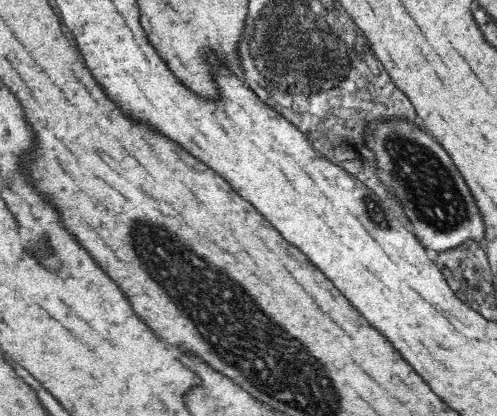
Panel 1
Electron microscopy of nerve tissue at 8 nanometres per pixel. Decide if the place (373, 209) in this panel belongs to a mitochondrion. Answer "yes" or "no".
yes

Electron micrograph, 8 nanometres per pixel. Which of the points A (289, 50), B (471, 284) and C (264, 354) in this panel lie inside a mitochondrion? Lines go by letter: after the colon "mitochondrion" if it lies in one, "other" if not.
A: mitochondrion
B: mitochondrion
C: mitochondrion

